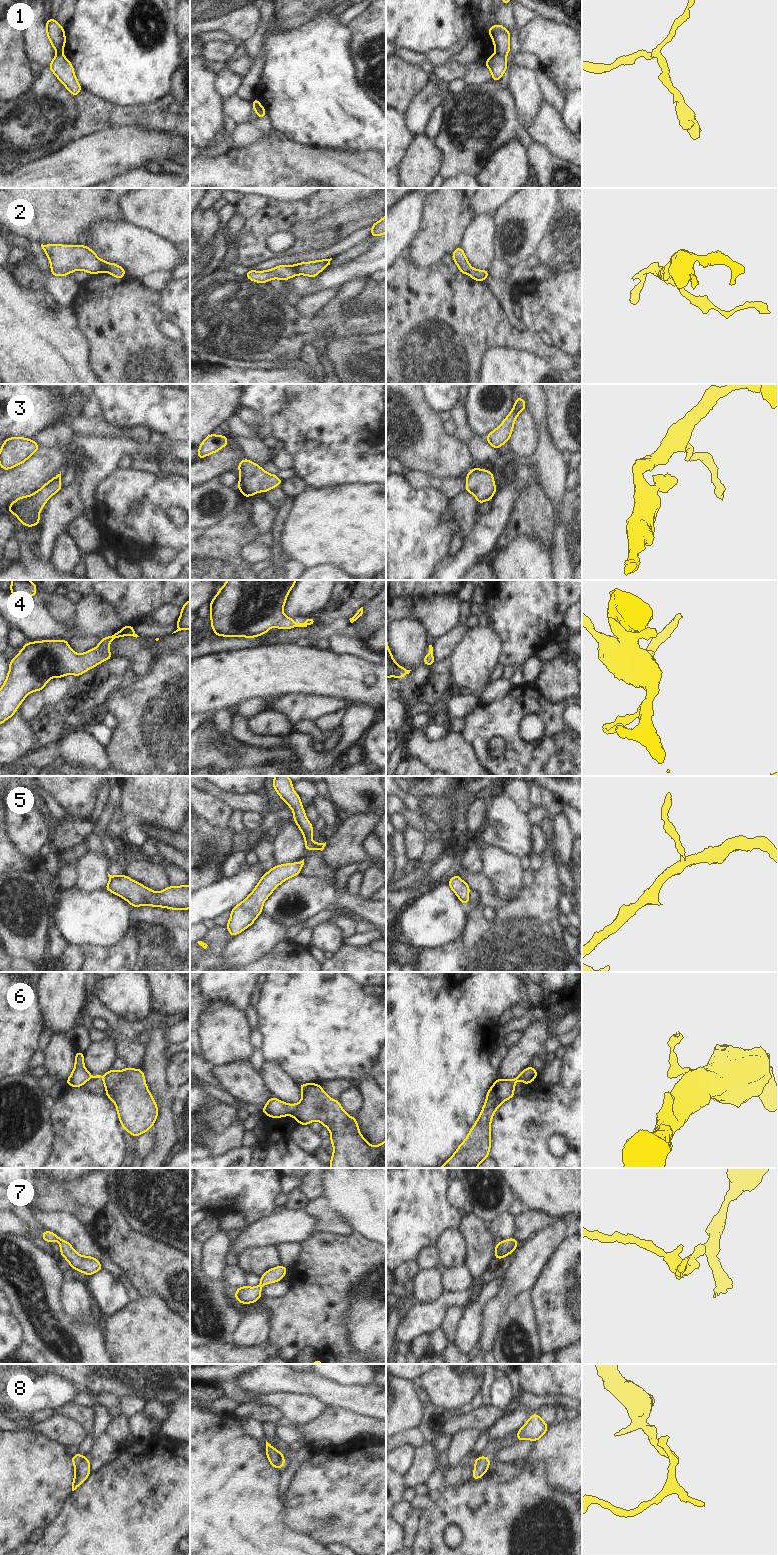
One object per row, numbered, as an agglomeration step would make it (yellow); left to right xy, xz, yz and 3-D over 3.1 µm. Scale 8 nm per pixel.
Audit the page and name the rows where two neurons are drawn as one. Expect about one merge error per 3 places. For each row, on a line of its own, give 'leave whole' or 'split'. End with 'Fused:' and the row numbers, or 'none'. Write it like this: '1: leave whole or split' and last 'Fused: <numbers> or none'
1: split
2: leave whole
3: leave whole
4: leave whole
5: split
6: split
7: leave whole
8: split
Fused: 1, 5, 6, 8

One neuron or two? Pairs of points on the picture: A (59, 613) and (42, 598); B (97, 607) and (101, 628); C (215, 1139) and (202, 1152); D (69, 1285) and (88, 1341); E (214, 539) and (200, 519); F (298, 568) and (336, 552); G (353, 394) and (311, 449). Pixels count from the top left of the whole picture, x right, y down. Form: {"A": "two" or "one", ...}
{"A": "one", "B": "one", "C": "two", "D": "two", "E": "two", "F": "two", "G": "one"}

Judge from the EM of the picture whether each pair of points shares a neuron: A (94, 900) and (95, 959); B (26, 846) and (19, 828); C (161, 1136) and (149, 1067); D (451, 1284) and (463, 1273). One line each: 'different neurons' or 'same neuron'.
A: different neurons
B: same neuron
C: same neuron
D: same neuron

